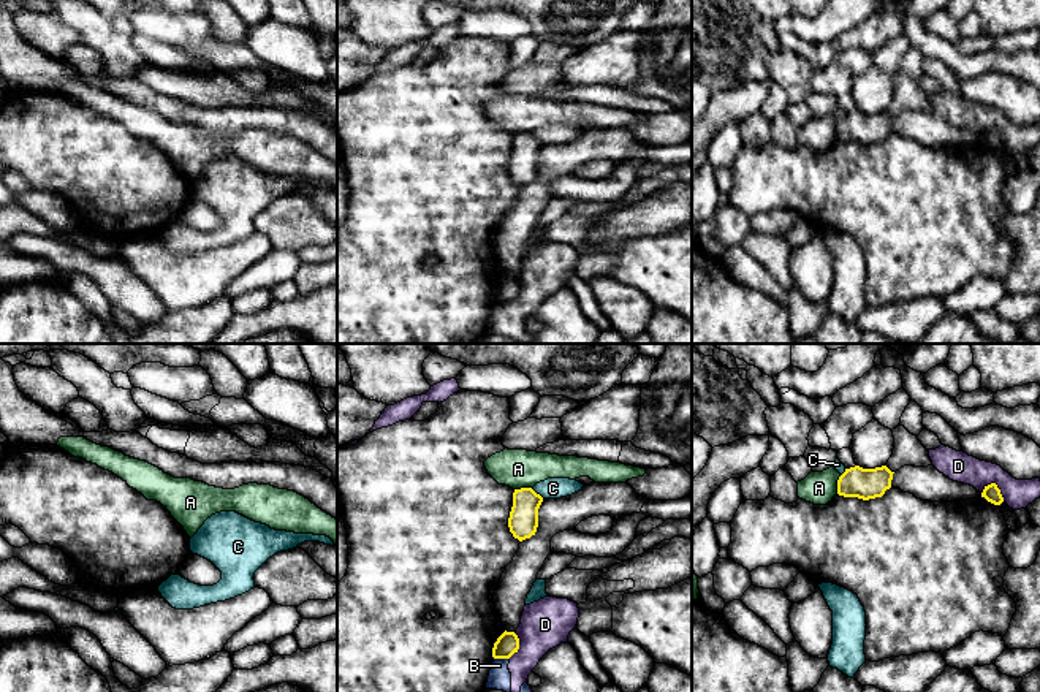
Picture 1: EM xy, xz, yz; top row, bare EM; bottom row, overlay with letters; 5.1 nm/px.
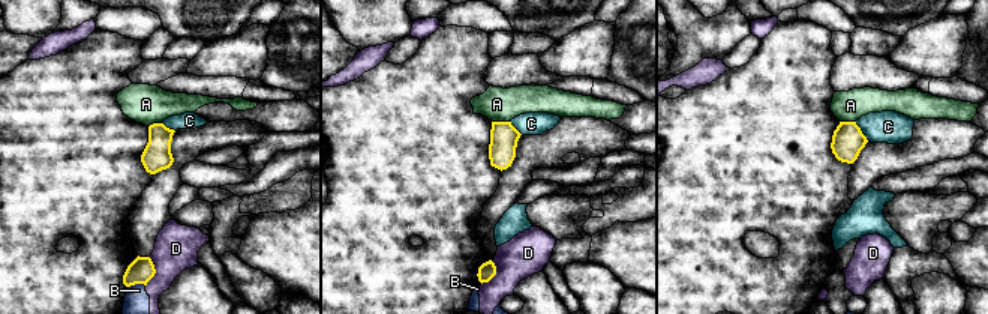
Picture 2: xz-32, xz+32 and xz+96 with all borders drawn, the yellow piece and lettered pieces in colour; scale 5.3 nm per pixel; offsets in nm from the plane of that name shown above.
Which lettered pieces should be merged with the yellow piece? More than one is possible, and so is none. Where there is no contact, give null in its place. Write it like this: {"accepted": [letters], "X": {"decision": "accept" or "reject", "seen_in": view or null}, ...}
{"accepted": [], "A": {"decision": "reject", "seen_in": "yz"}, "B": {"decision": "reject", "seen_in": "xz"}, "C": {"decision": "reject", "seen_in": "xz"}, "D": {"decision": "reject", "seen_in": "yz"}}

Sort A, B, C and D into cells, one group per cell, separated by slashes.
A / B D / C

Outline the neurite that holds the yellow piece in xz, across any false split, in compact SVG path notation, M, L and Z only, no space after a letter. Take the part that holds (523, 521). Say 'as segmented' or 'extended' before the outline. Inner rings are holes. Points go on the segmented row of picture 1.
as segmented; M532 488L514 489L508 527L519 542L535 535L538 527L538 508L543 497Z

